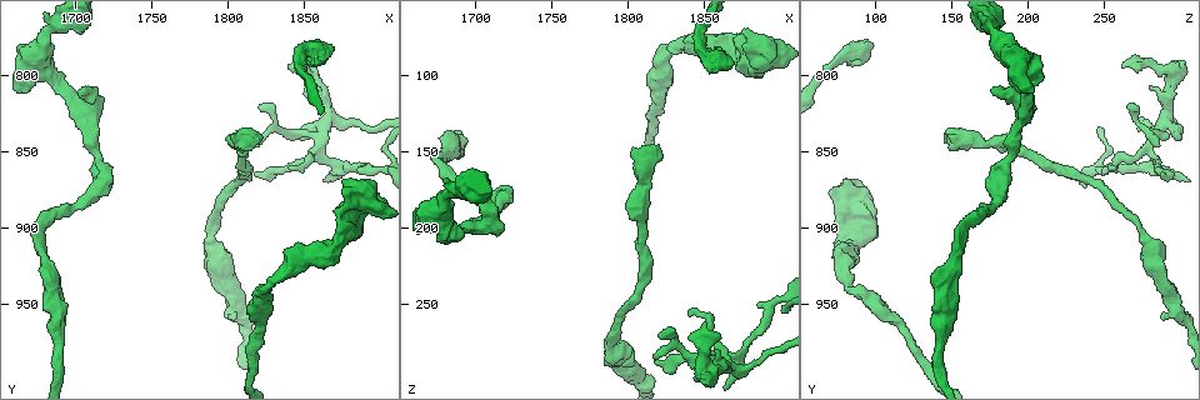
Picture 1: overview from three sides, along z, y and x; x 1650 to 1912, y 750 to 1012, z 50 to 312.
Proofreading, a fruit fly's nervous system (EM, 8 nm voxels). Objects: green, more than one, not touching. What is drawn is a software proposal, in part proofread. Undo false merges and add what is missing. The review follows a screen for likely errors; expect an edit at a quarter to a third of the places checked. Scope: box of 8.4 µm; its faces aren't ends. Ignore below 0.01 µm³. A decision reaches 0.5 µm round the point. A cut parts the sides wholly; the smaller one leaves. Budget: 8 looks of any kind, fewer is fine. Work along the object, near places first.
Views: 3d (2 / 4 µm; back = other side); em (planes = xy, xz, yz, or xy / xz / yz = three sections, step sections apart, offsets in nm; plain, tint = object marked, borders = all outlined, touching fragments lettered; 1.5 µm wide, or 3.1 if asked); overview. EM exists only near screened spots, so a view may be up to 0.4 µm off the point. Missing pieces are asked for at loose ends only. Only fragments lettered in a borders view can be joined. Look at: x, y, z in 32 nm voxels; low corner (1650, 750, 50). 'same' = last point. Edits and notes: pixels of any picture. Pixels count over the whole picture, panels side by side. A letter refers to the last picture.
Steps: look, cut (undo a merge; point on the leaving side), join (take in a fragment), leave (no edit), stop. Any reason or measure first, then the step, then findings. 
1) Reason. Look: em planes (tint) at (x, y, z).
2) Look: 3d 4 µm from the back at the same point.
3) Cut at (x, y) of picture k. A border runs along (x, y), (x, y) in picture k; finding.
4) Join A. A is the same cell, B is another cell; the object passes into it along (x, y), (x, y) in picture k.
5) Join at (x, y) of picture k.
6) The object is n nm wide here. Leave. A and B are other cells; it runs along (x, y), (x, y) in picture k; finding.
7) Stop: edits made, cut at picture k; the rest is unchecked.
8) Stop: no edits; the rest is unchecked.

Free end. Look: em xz step 8 (borders) at (1838, 858, 256).

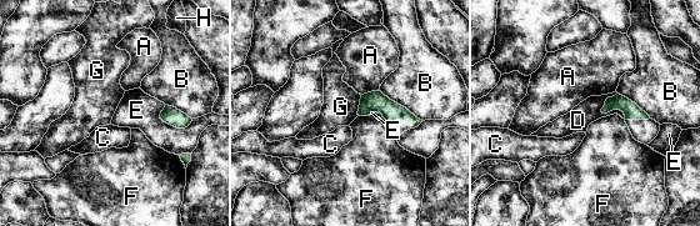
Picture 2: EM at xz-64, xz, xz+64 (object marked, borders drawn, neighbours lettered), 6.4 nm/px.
Cut it another way. Look: em planes (borders) at the same point.

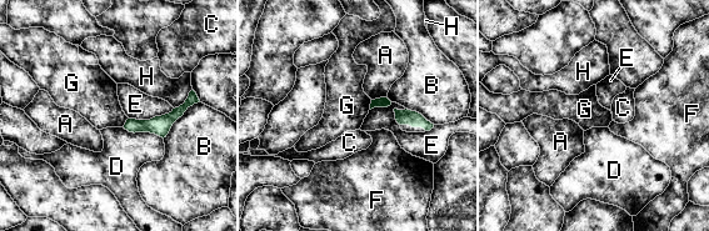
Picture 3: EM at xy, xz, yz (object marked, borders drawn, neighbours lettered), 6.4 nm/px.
Leave. A, B, C, D, E, F, G and H are other cells; it runs along (190, 99), (161, 125), (128, 126) in picture 3; no lettered fragment goes on from it.

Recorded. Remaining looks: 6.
Branch stops here. Look: em planes (borders) at (1706, 810, 174).

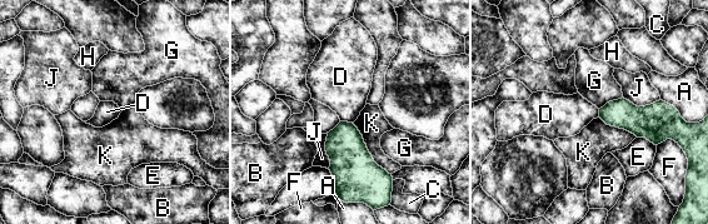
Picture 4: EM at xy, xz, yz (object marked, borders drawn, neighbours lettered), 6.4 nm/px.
The object is 160 nm wide here. Leave. A, B, C, D, E, F, G, H, J and K are other cells; a border runs along (340, 120), (352, 123) in picture 4; none of them fits.

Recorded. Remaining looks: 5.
Look: em planes (borders) at (1824, 938, 86).

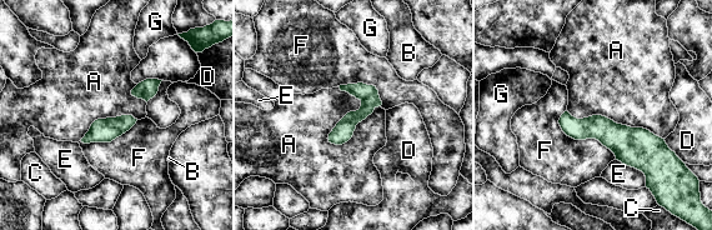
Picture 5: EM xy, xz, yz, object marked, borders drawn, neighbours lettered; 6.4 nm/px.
Leave. A, B, C, D, E, F and G are other cells; it runs along (372, 89), (369, 104), (331, 139) in picture 5; one cell here.

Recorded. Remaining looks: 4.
Stop: no edits; the rest is unchecked.

